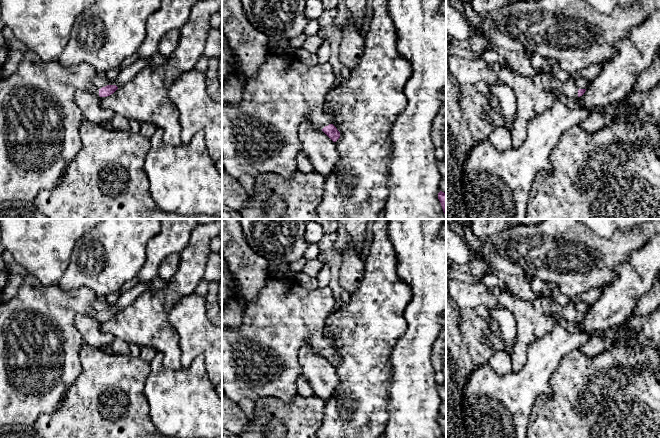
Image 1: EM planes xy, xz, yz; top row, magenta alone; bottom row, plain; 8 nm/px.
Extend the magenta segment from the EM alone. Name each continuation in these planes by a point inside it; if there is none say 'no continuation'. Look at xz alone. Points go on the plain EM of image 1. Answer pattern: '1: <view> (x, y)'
1: xz (260, 358)

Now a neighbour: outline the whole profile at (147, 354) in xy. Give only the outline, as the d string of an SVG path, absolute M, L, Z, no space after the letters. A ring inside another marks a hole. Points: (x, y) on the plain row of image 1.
M140 347L140 358L144 360L147 363L151 363L153 360L154 356L156 355L156 350L151 348L151 347Z

